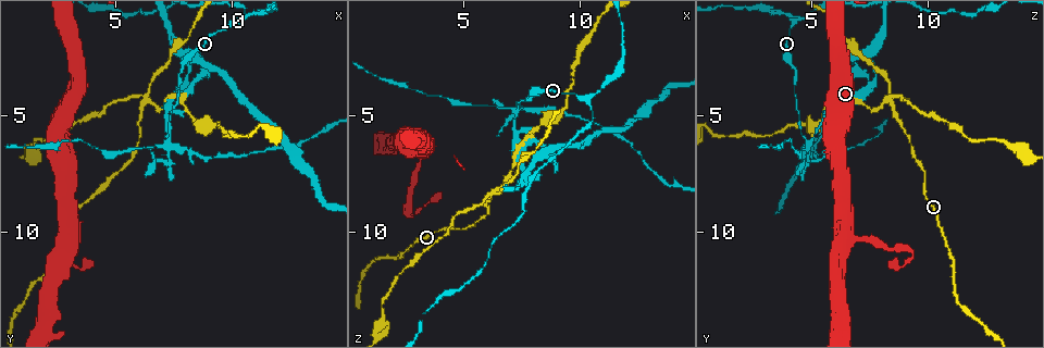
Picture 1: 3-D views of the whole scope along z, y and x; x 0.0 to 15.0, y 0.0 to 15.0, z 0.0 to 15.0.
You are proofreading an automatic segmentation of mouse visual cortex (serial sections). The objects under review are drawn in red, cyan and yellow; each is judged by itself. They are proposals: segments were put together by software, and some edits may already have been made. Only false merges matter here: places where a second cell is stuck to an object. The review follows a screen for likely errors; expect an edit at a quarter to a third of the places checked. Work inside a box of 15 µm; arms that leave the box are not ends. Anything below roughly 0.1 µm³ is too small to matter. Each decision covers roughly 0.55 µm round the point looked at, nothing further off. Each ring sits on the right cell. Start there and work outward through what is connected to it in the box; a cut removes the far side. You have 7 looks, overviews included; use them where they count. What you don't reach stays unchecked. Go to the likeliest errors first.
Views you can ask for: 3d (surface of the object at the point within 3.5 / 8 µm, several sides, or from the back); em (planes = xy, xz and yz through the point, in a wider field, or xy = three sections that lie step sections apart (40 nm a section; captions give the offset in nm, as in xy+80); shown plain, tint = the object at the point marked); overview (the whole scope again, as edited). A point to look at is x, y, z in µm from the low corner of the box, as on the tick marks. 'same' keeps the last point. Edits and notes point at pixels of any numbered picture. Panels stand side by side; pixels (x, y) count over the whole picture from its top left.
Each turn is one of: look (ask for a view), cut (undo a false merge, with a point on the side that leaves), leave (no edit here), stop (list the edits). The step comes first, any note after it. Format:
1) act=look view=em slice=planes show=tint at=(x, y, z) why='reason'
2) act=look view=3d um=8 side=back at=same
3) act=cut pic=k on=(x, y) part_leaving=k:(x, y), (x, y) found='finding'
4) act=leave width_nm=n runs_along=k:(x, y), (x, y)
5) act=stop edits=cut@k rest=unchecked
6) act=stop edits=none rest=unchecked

act=look view=3d um=3.5 side=back at=(7.1, 6.2, 4.9) why='looks like a crossing'

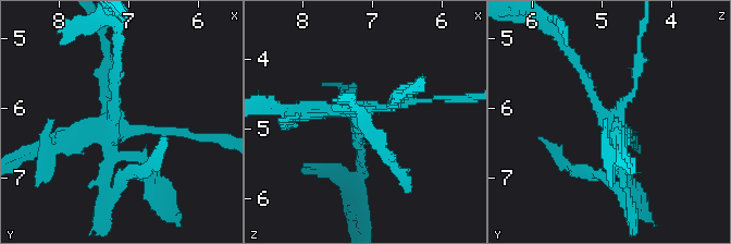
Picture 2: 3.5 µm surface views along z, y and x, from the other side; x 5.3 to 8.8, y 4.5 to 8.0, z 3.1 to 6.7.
act=look view=em slice=xy step=5 show=tint at=(7.20, 6.15, 4.80) why='shape alone is not enough'

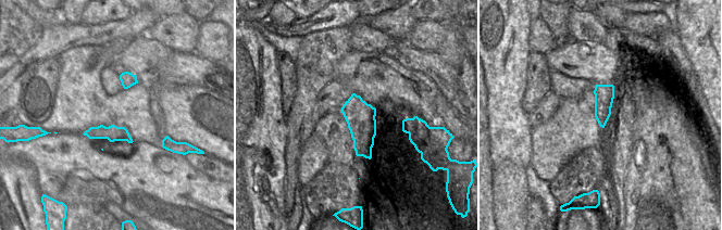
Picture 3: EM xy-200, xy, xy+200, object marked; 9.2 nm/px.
act=cut pic=2 on=(378, 108) part_leaving=2:(352, 110), (363, 172) found='a second cell is stuck on'

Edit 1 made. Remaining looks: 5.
act=look view=overview why='see it whole again'

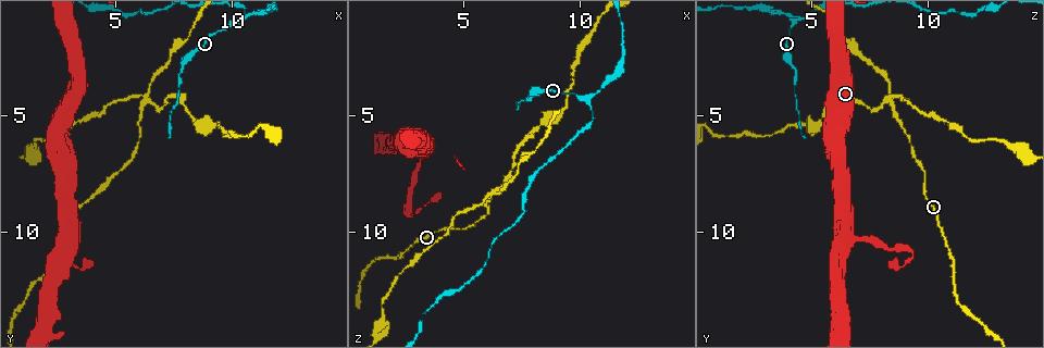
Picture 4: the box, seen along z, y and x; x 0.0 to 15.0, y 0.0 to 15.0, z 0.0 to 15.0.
act=look view=3d um=3.5 at=(6.2, 4.4, 8.4) why='abrupt turn'

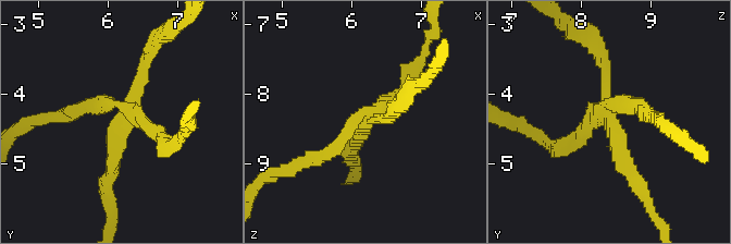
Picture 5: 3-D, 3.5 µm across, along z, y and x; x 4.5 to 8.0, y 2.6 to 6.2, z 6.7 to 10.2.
act=look view=em slice=xy step=3 show=tint at=(6.15, 4.45, 8.45) arms=4 arm_widths_nm=150,200,200,200 why='shape alone is not enough'

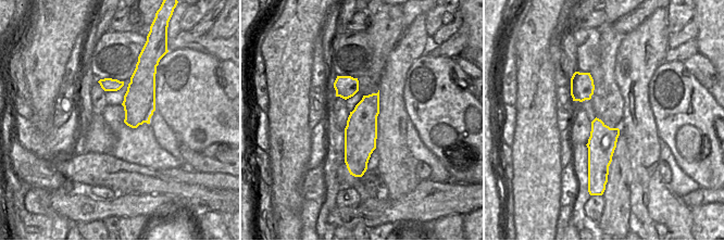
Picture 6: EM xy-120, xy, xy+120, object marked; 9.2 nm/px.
act=cut pic=5 on=(333, 149) part_leaving=5:(602, 114), (571, 144), (527, 131) found='two cells meet here'

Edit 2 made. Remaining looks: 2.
act=stop edits=cut@2,cut@5 rest=unchecked

